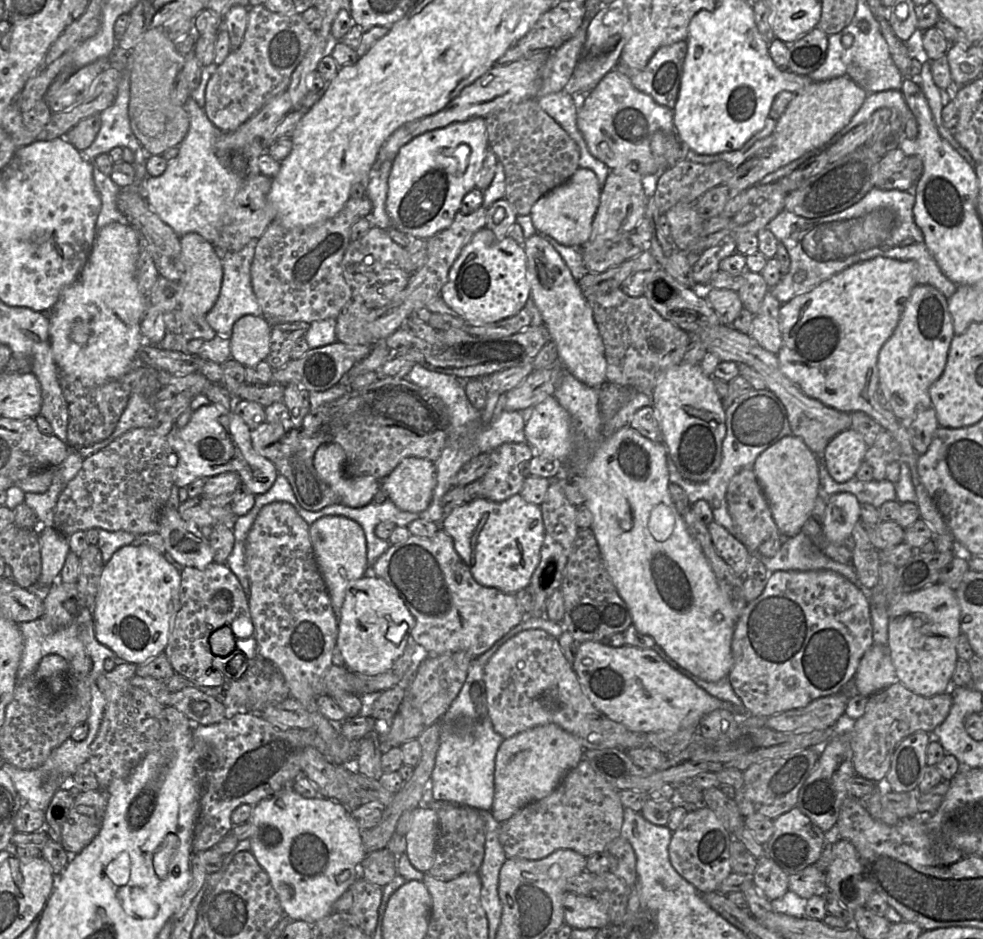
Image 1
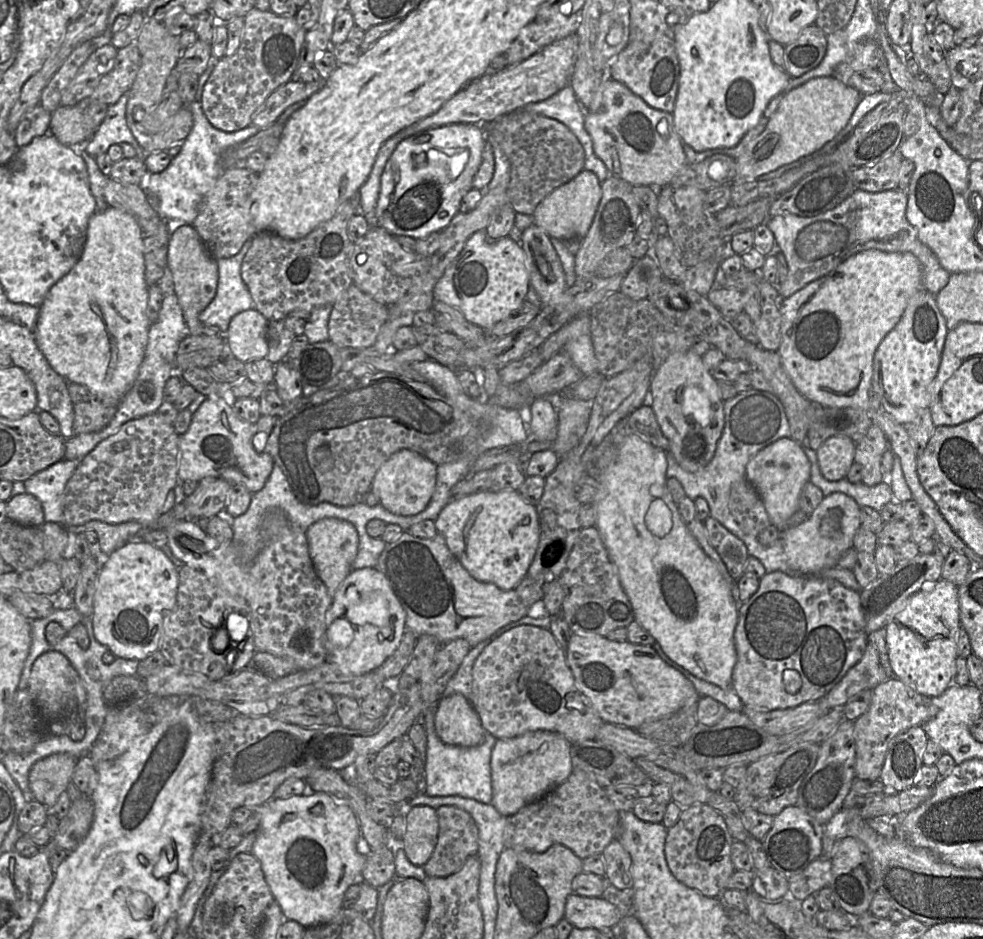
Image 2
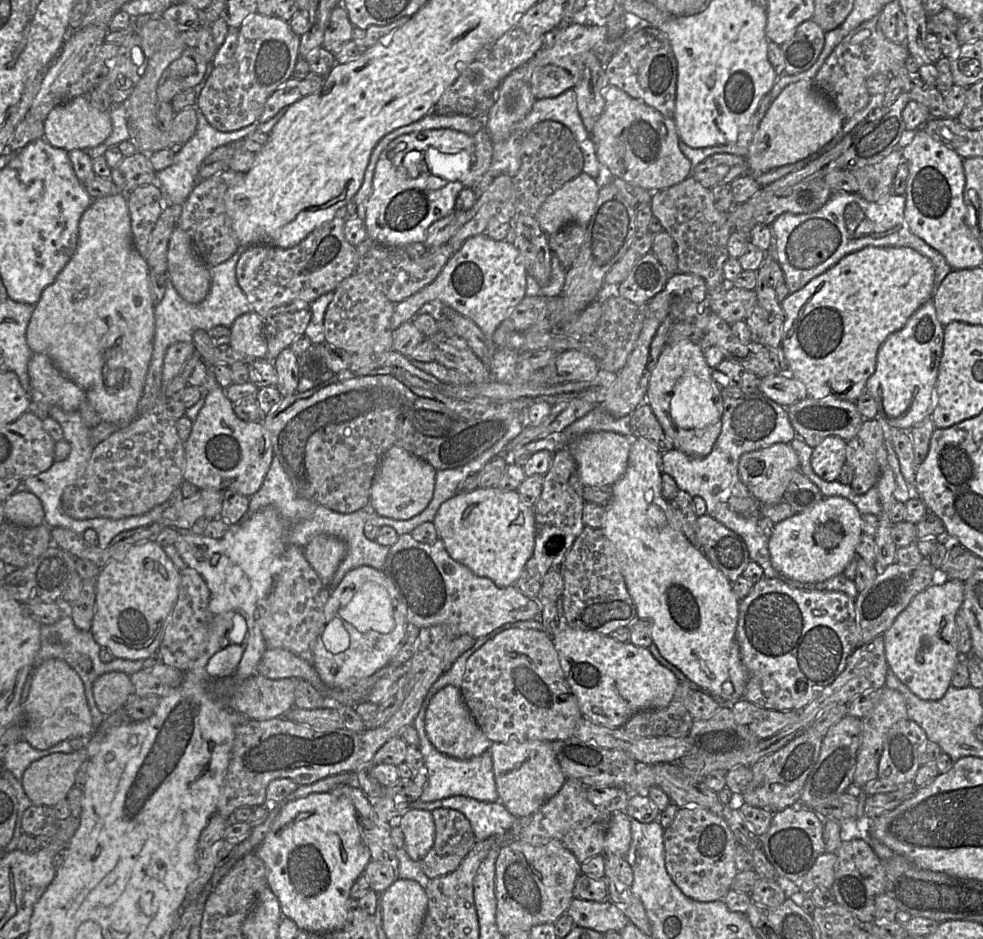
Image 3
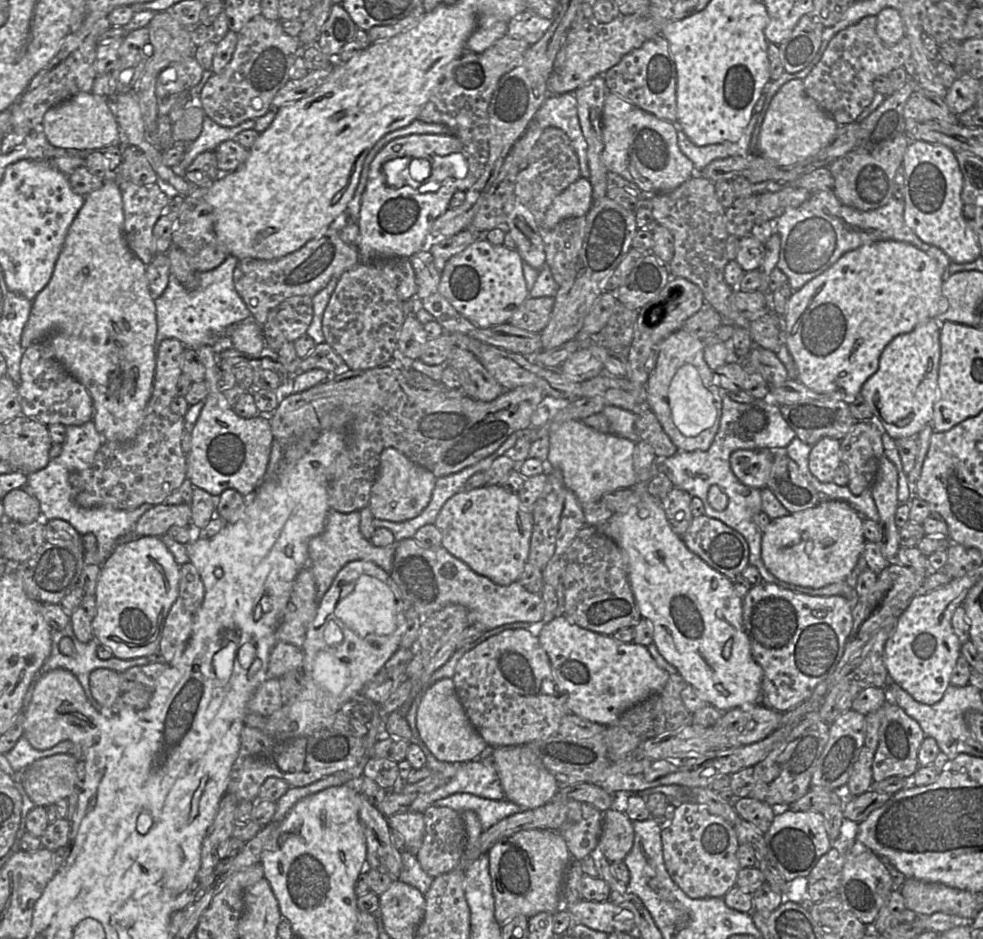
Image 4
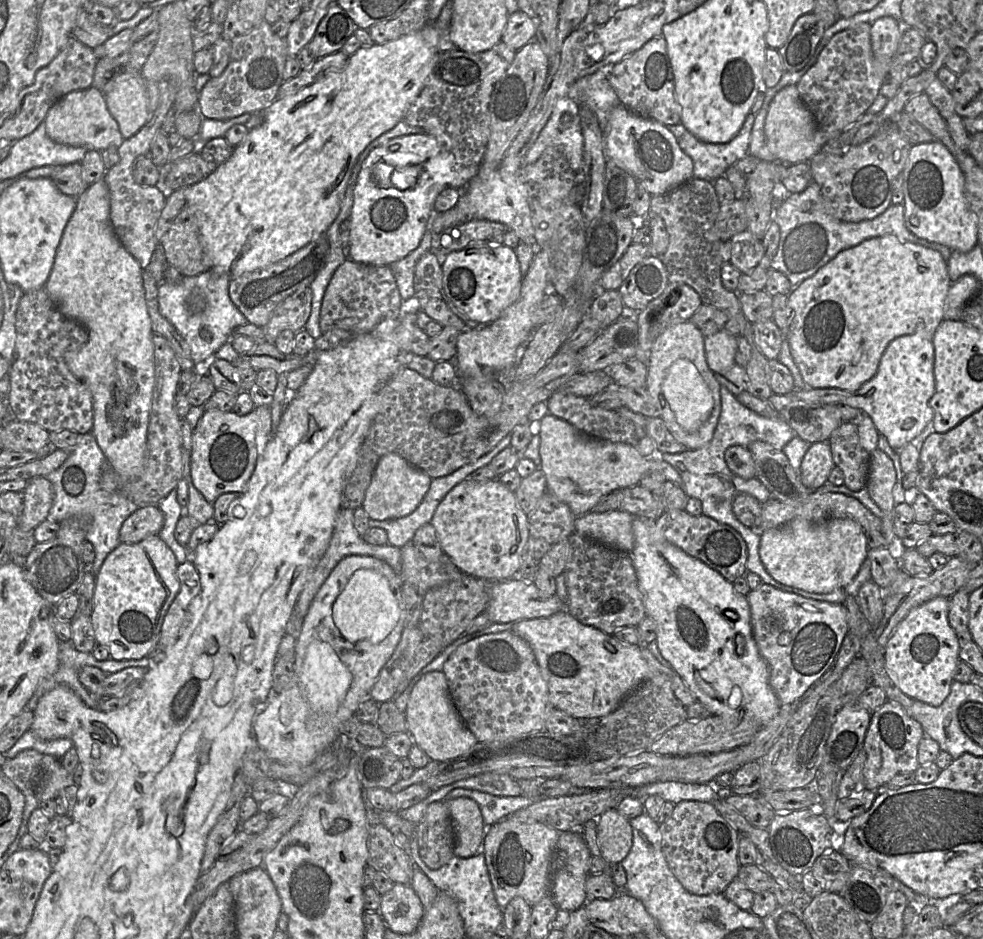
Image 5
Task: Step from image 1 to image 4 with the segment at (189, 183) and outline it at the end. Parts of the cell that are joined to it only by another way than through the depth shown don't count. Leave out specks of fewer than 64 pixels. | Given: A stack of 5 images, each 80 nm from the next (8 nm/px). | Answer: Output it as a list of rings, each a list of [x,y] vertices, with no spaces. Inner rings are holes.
[[[205,115],[200,135],[195,141],[185,146],[186,150],[182,161],[178,165],[171,167],[173,172],[184,178],[188,166],[200,153],[214,151],[220,143],[226,140],[234,140],[240,132],[253,129],[254,126],[255,120],[250,119],[238,126],[223,127]]]

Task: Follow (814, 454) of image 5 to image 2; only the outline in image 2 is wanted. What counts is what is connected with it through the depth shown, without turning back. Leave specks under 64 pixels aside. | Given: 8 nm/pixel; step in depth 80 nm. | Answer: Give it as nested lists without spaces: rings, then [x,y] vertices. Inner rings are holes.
[[[832,436],[817,450],[821,474],[828,481],[845,479],[854,463],[856,443],[847,436]]]

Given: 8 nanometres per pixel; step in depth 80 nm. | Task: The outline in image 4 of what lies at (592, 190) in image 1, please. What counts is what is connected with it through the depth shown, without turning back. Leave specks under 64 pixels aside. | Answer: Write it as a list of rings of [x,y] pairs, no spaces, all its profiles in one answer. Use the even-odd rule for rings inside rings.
[[[581,176],[554,198],[545,213],[543,224],[554,228],[567,218],[586,216],[592,204],[591,183]]]

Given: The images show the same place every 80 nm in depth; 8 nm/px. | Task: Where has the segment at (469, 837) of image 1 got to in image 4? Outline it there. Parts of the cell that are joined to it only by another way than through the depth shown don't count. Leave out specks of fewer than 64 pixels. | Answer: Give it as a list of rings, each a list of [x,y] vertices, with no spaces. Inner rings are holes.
[[[431,805],[424,811],[425,835],[415,855],[425,873],[433,879],[454,870],[466,850],[468,836],[461,814],[448,807]]]

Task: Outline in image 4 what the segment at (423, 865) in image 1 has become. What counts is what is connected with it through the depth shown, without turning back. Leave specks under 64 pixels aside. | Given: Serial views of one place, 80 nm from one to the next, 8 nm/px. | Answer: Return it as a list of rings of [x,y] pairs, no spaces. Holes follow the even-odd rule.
[[[407,811],[387,818],[391,830],[396,830],[404,837],[405,848],[412,854],[416,855],[420,849],[425,835],[424,813]]]

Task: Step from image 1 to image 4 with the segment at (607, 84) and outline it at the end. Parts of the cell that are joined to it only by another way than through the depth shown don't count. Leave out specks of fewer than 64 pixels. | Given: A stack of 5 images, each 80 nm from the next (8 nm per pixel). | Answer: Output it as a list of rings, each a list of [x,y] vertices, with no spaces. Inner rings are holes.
[[[609,92],[602,111],[602,161],[608,171],[635,183],[647,195],[671,191],[693,174],[693,162],[678,147],[675,123],[662,120]]]

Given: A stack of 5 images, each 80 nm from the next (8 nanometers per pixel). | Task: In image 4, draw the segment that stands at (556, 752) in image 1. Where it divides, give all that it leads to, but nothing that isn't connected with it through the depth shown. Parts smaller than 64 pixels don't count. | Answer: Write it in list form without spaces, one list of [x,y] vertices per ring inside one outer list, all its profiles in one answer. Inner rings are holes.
[[[526,745],[493,747],[494,767],[499,775],[505,799],[514,802],[523,810],[535,809],[549,802],[557,793],[560,784],[544,766],[538,755]]]

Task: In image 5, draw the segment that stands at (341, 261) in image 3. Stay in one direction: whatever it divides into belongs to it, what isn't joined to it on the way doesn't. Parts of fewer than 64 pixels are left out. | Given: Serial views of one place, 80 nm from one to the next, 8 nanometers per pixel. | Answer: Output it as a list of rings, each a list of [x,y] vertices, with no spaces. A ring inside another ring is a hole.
[[[322,235],[317,240],[310,242],[302,249],[275,264],[232,278],[229,284],[231,301],[249,323],[257,327],[265,327],[273,312],[287,297],[311,285],[324,266],[329,248],[328,238],[326,235]]]

